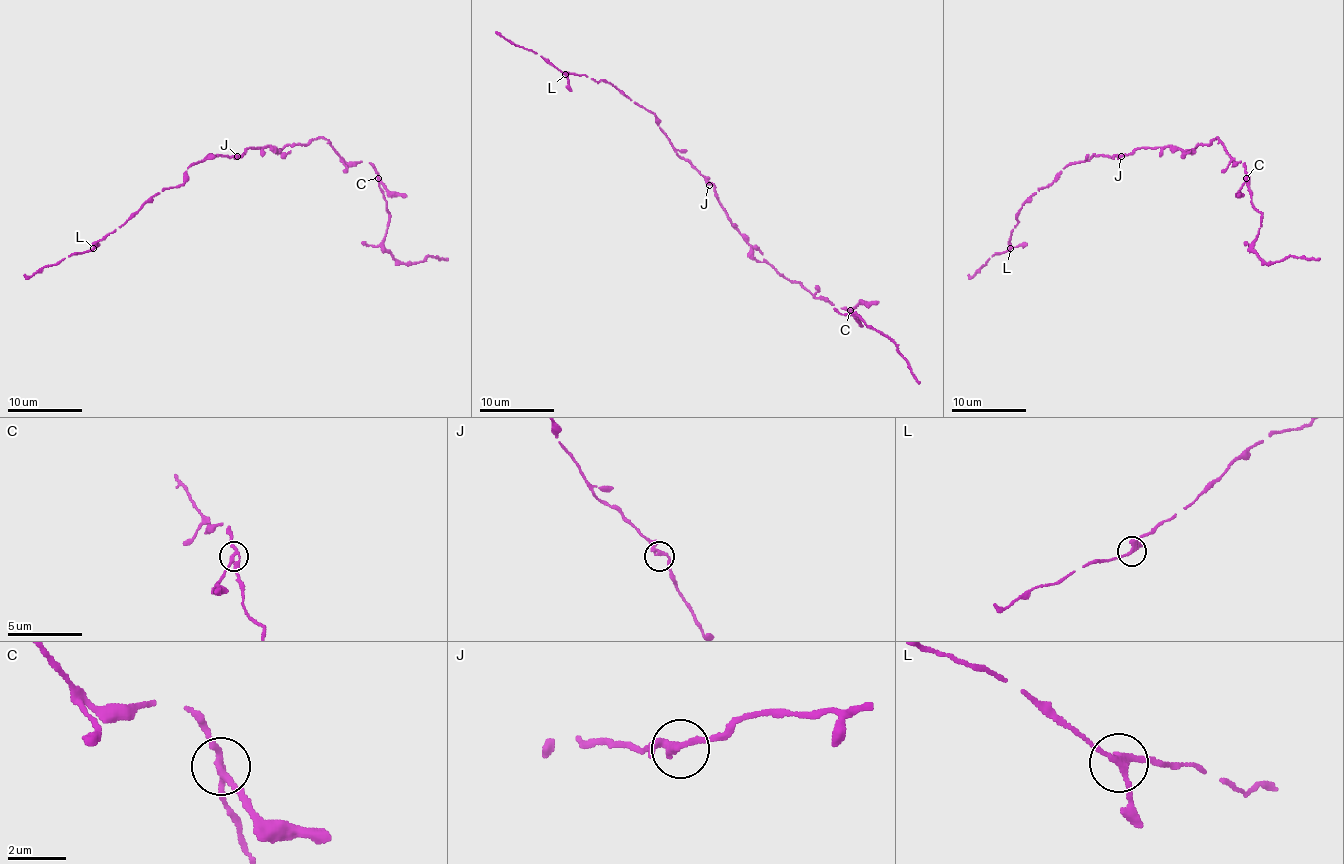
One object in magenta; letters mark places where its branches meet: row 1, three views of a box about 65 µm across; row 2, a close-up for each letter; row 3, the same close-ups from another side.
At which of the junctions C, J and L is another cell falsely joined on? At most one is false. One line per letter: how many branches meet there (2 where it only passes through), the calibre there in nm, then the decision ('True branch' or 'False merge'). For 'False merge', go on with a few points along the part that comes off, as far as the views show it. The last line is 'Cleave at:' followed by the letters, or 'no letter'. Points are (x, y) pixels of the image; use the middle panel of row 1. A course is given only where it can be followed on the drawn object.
C: Branches: 3. Thickness 200 nm. False merge. Course of the part to remove: (850, 310), (863, 303), (878, 301)
J: Branches: 3. Thickness 200 nm. True branch
L: Branches: 3. Thickness 200 nm. True branch
Cleave at: C

